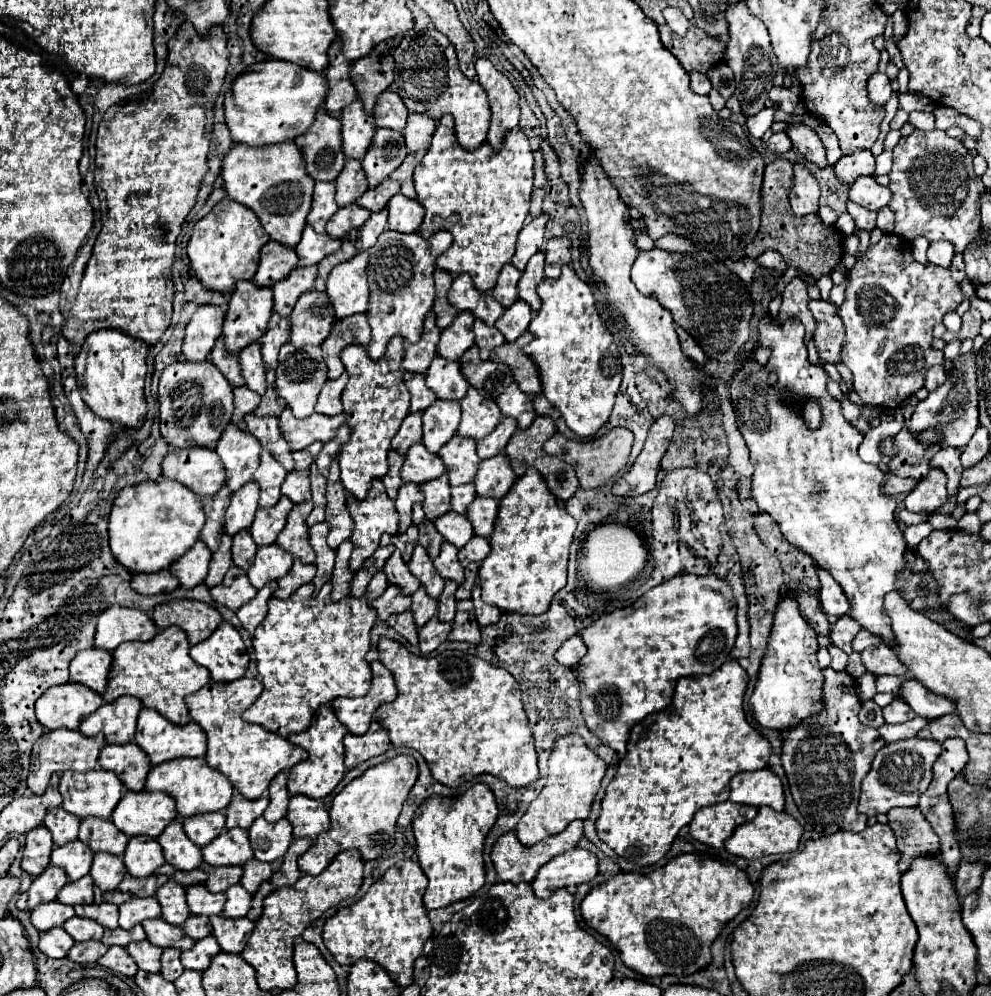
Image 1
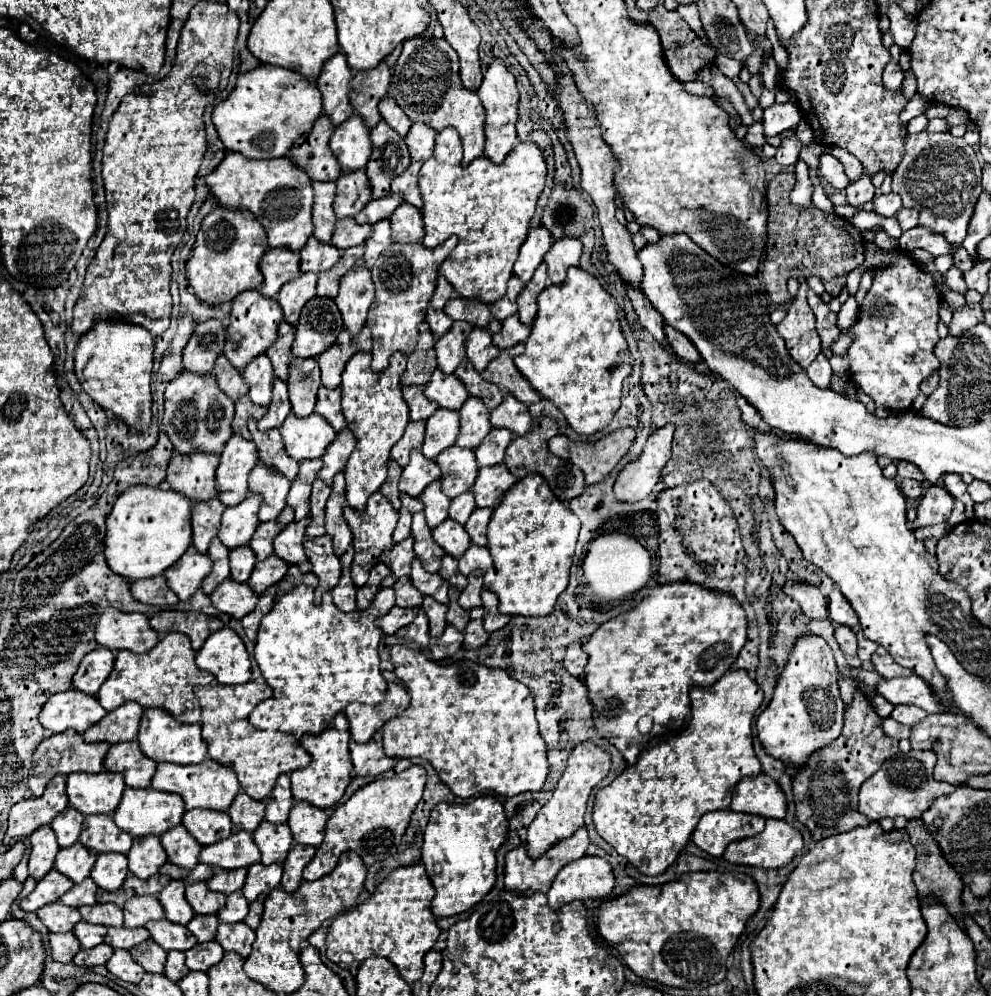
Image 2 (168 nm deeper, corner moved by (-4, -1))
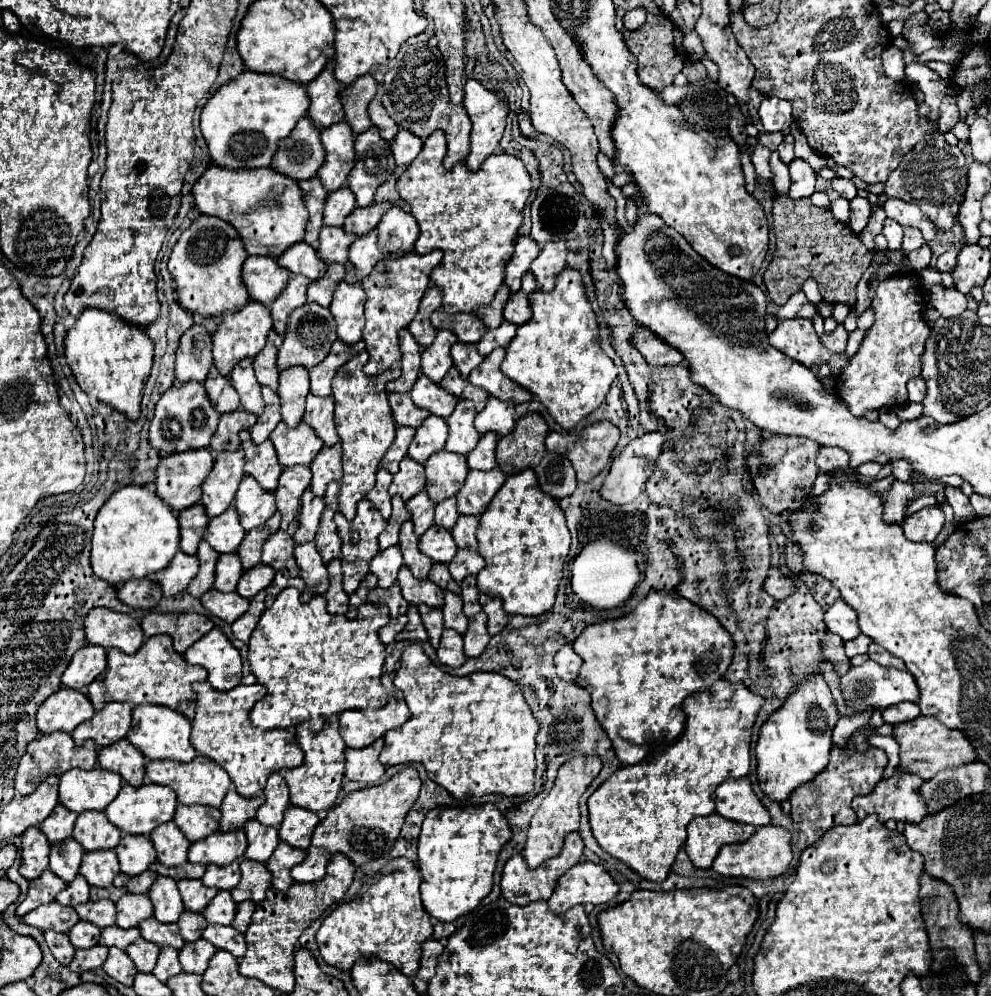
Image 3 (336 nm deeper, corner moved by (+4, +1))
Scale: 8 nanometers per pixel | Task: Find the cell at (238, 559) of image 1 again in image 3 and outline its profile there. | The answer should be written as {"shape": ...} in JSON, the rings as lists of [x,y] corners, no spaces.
{"shape":[[[222,554],[216,564],[216,582],[214,588],[220,592],[236,590],[236,584],[242,576],[242,564],[236,554]]]}

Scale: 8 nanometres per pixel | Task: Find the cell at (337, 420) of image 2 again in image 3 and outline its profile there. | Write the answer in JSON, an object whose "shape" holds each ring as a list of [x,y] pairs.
{"shape":[[[308,394],[304,422],[314,430],[314,434],[324,442],[324,446],[334,446],[340,440],[334,426],[332,396],[318,398],[318,396]]]}

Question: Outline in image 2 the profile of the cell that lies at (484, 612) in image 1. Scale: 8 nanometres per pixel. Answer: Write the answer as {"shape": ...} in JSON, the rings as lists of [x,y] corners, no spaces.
{"shape":[[[482,590],[482,602],[484,602],[484,628],[488,632],[496,632],[504,628],[510,622],[510,616],[500,614],[498,610],[498,596],[490,590]]]}

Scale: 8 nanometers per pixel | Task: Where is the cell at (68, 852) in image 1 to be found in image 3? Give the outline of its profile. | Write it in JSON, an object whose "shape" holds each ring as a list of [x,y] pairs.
{"shape":[[[66,838],[52,846],[50,870],[54,870],[64,882],[70,882],[78,874],[82,856],[84,856],[84,848],[74,838]]]}

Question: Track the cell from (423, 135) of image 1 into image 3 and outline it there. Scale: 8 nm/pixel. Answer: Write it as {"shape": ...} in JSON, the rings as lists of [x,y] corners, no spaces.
{"shape":[[[400,130],[396,134],[396,138],[392,140],[390,144],[392,148],[392,154],[396,158],[396,164],[404,164],[408,166],[422,150],[422,140],[418,136],[414,136],[412,132],[406,132],[406,130]]]}

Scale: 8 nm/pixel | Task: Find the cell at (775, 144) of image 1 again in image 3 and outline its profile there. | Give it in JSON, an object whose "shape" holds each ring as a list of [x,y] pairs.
{"shape":[[[790,134],[784,136],[784,142],[778,146],[778,154],[784,164],[790,164],[794,160],[794,138]]]}

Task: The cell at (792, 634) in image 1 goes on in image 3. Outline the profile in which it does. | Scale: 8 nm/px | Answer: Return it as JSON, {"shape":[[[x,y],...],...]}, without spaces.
{"shape":[[[822,674],[808,676],[796,692],[788,696],[784,706],[770,716],[760,728],[760,740],[756,746],[758,784],[770,800],[788,800],[798,786],[814,780],[814,776],[826,768],[836,722],[838,710]]]}

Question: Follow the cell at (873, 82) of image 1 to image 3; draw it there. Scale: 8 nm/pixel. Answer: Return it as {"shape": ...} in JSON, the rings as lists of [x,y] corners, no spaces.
{"shape":[[[888,46],[882,54],[882,64],[884,64],[884,72],[888,78],[892,80],[904,80],[904,68],[906,68],[906,62],[904,62],[904,56],[902,56],[902,50],[898,50],[896,46]]]}

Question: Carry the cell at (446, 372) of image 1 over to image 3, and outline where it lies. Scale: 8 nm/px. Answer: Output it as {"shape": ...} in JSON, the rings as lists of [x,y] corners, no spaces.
{"shape":[[[424,374],[418,376],[414,388],[410,390],[410,398],[418,408],[426,408],[430,414],[440,418],[448,418],[458,404],[454,396],[446,394],[438,384],[428,380]]]}

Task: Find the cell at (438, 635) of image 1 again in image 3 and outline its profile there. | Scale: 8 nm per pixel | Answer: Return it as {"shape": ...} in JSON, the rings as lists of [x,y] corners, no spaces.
{"shape":[[[444,630],[442,640],[440,640],[440,648],[438,648],[438,660],[446,666],[452,666],[452,668],[458,668],[466,662],[464,642],[458,632]]]}

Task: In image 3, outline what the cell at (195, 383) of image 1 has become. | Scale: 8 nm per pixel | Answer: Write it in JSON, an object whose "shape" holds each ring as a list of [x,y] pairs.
{"shape":[[[186,382],[186,384],[174,384],[170,390],[162,394],[162,398],[156,404],[154,420],[150,424],[150,436],[148,442],[160,452],[160,454],[174,454],[174,452],[186,452],[196,448],[208,448],[210,438],[216,432],[220,414],[214,410],[210,398],[206,396],[206,388],[198,382]]]}

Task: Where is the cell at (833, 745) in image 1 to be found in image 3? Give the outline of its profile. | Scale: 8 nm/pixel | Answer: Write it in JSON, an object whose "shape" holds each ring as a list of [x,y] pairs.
{"shape":[[[850,742],[850,748],[832,748],[830,762],[824,772],[820,772],[812,782],[800,786],[790,796],[792,804],[792,820],[800,832],[808,836],[808,846],[814,844],[826,830],[838,826],[838,824],[856,824],[858,818],[850,806],[854,796],[864,796],[874,790],[874,786],[880,782],[882,772],[888,764],[888,758],[884,750],[872,748],[868,752],[858,752],[854,748],[854,742]]]}

